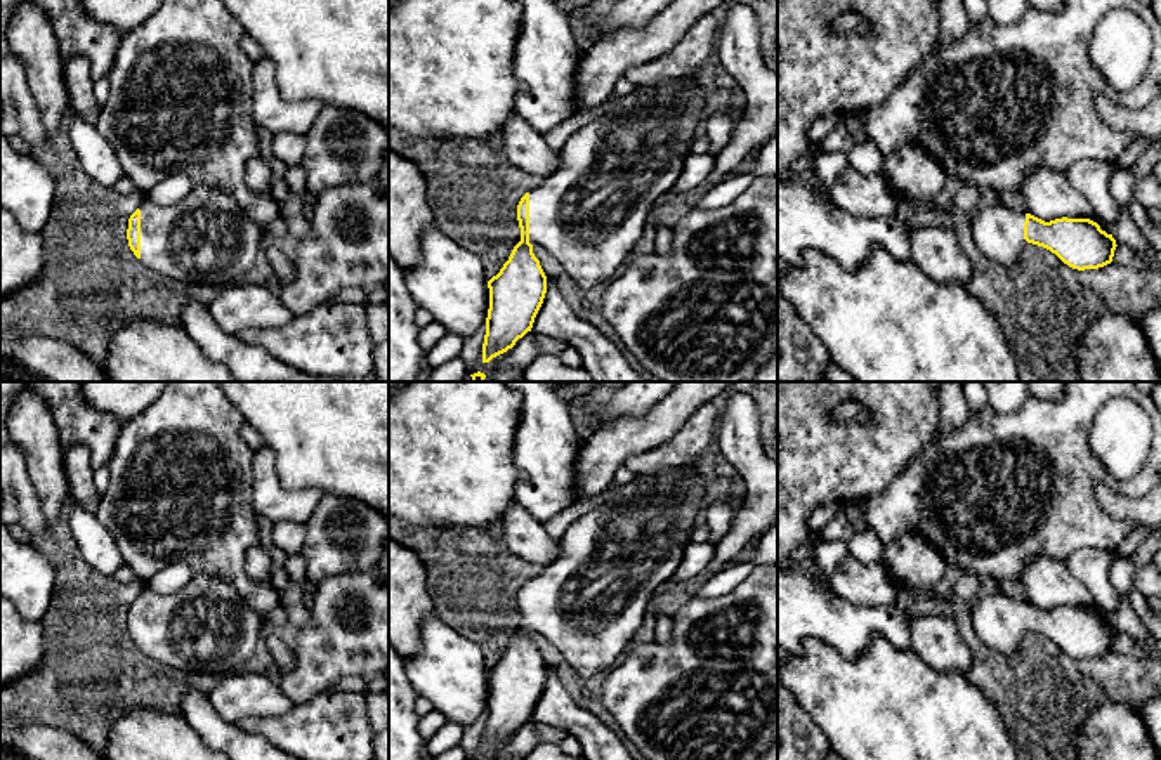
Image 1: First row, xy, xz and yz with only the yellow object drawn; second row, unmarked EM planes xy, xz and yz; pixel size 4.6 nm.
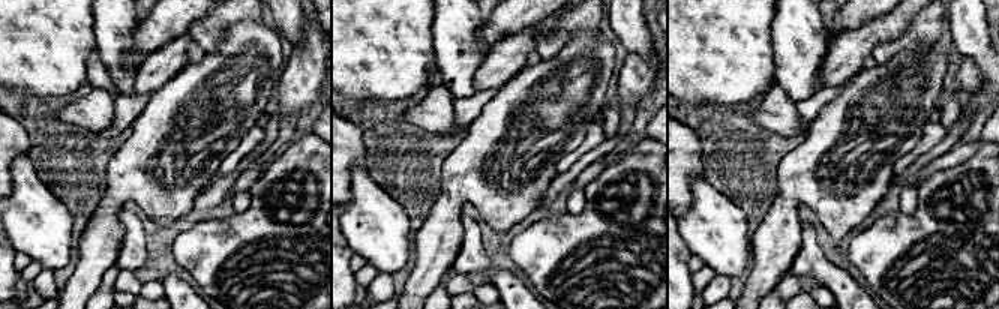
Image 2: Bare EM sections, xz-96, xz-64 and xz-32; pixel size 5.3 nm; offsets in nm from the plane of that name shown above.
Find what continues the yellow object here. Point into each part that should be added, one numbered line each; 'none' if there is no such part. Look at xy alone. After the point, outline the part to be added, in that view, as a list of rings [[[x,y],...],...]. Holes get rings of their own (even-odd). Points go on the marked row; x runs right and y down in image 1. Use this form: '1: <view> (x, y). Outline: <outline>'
1: xy (205, 240). Outline: [[[194,186],[182,201],[170,206],[146,200],[139,210],[141,264],[179,283],[213,288],[239,283],[267,245],[260,226],[229,193],[215,187]]]

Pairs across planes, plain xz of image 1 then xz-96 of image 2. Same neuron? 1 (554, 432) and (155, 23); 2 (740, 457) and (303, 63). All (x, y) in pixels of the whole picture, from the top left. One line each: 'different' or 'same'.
1: different
2: different

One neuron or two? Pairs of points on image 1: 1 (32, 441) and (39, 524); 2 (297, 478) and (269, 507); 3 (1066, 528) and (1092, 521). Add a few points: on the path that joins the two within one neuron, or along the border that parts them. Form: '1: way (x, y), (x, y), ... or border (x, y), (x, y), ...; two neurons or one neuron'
1: border (23, 453), (26, 474), (47, 521); two neurons
2: border (269, 450), (276, 478), (288, 490), (323, 491); two neurons
3: way (1073, 523), (1085, 523); one neuron

